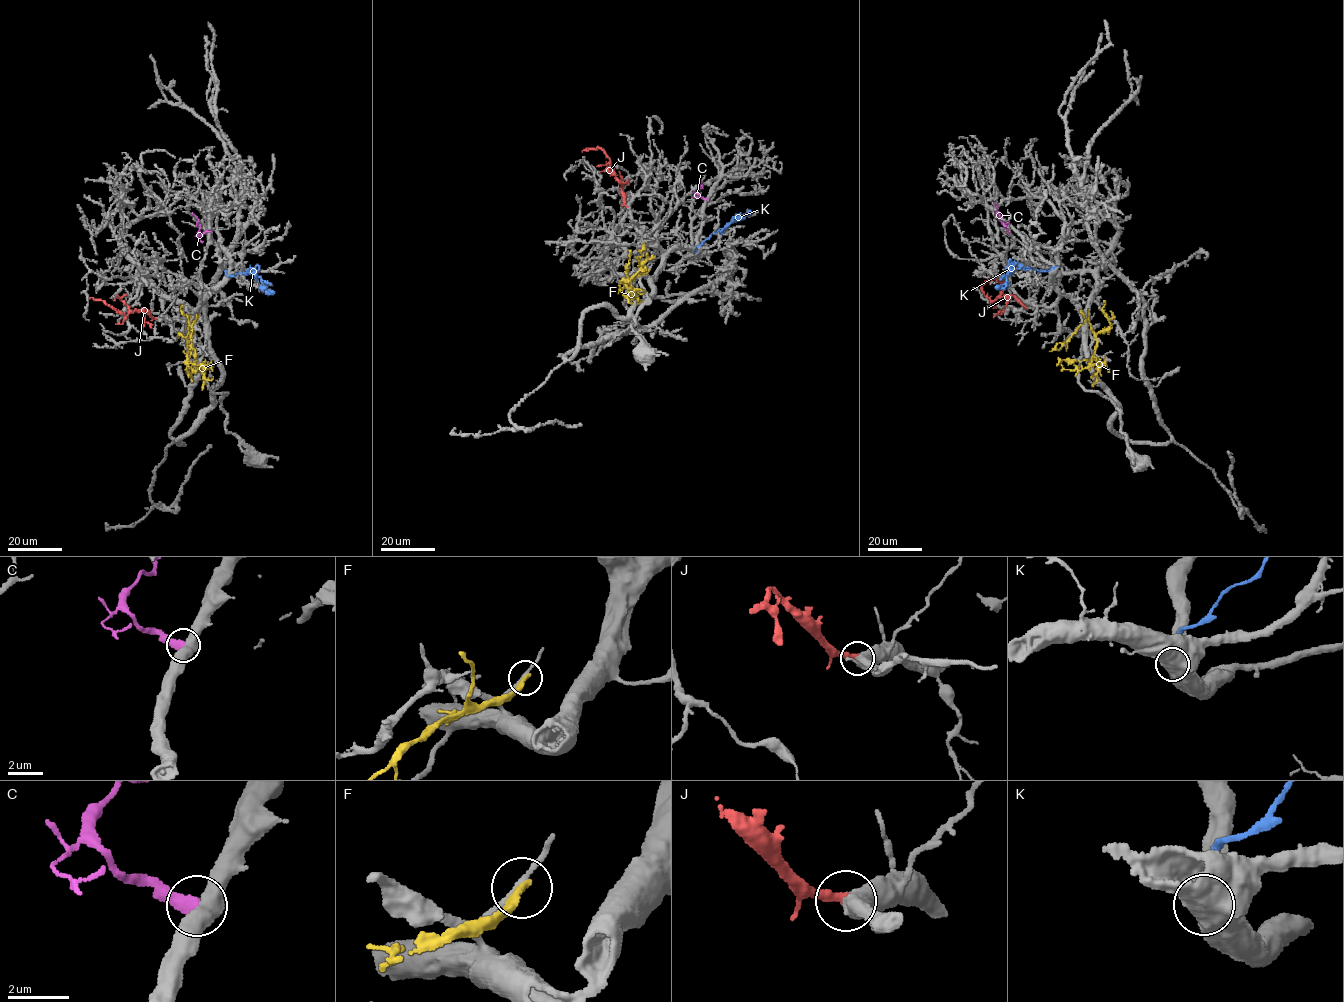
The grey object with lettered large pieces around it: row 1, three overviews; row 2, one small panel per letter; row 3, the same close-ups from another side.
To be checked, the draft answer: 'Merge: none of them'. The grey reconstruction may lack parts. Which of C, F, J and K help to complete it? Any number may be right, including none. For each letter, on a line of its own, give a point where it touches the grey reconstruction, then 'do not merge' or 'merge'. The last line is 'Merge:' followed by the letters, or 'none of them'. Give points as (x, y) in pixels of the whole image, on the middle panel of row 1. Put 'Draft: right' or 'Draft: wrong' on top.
Draft: wrong
C: meets grey at (706, 199); do not merge
F: meets grey at (649, 269); do not merge
J: meets grey at (627, 207); merge
K: meets grey at (696, 252); do not merge
Merge: J

